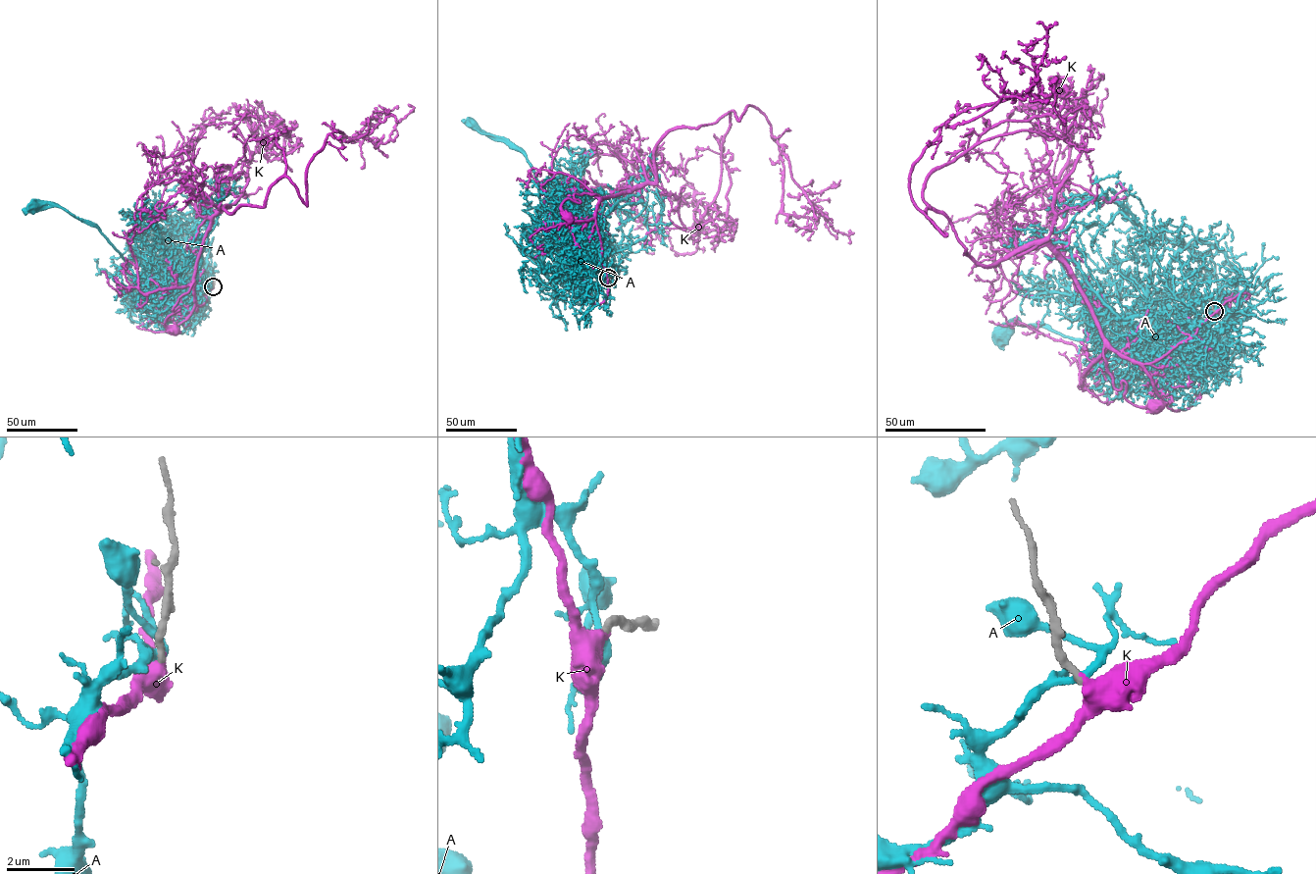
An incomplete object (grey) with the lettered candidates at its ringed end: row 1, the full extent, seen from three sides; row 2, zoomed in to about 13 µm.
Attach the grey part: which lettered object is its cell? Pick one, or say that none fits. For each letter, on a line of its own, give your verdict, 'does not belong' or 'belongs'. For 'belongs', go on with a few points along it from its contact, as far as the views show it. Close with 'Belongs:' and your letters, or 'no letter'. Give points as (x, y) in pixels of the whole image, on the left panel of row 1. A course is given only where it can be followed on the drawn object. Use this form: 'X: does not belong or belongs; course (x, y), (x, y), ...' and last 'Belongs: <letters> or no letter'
A: does not belong
K: does not belong
Belongs: no letter

